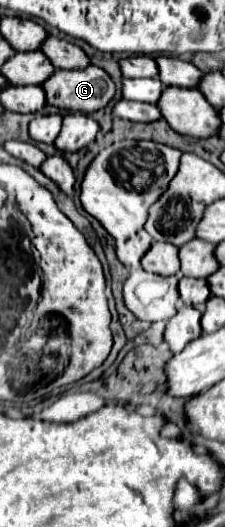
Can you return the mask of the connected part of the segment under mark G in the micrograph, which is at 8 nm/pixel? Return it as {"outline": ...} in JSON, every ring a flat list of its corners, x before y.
{"outline":[[87,66,85,70,55,70,41,88,47,104,85,114,105,108,115,94,115,84,99,66]]}

